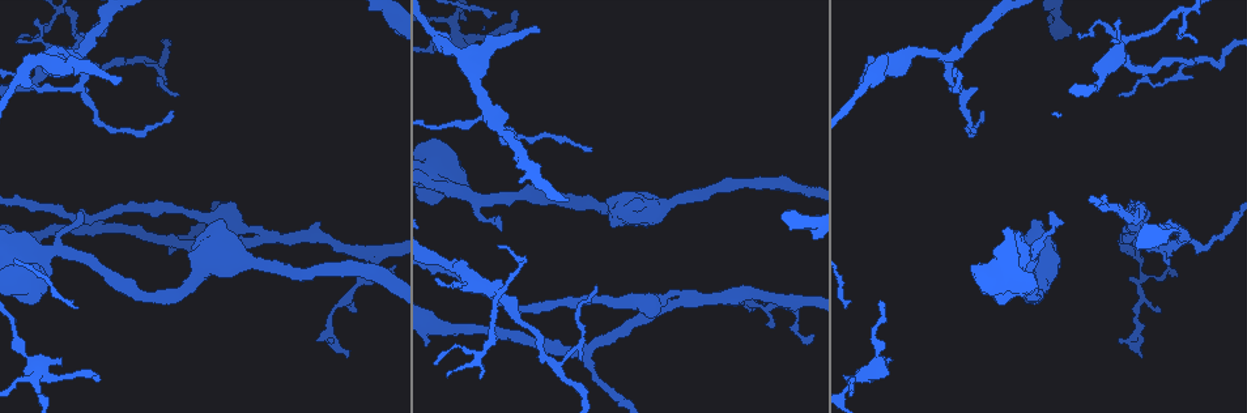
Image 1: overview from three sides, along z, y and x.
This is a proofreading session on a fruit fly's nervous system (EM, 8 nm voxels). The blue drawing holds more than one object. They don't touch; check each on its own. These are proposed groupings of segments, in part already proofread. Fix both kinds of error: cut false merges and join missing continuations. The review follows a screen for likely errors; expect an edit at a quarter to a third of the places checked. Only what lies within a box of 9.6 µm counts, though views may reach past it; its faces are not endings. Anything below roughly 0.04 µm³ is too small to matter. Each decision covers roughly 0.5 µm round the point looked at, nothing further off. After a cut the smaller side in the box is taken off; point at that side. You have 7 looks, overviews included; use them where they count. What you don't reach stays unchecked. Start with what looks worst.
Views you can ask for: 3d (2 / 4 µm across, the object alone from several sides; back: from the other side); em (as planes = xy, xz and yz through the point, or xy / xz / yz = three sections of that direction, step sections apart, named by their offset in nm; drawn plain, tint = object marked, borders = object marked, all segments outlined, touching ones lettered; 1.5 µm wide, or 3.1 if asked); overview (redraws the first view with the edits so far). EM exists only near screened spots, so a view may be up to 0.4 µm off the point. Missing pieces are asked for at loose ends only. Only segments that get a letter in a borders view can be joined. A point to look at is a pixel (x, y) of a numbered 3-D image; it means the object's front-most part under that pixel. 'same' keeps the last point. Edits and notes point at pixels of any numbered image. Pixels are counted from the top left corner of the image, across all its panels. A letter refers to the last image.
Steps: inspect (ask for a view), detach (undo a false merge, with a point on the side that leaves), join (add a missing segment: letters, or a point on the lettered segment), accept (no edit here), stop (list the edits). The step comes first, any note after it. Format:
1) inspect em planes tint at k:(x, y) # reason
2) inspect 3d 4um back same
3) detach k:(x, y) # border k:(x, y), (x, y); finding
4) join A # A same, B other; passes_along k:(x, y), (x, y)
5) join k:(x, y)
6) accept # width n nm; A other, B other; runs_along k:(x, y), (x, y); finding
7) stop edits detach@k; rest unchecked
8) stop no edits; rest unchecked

inspect 3d 2um at 1:(501, 216) # an open end

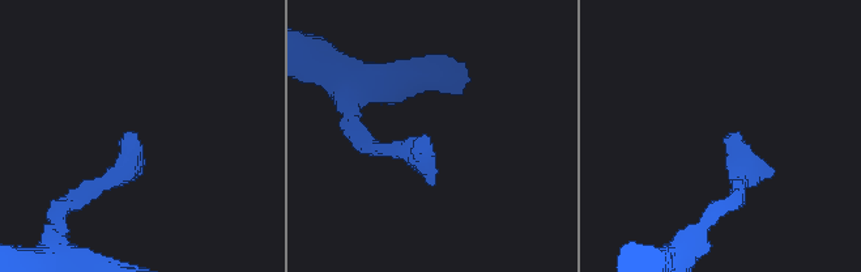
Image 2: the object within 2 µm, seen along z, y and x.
inspect em planes plain at 2:(137, 132)

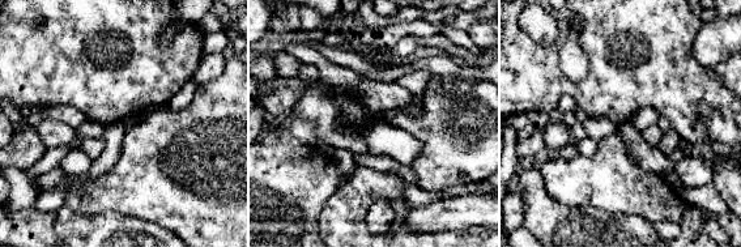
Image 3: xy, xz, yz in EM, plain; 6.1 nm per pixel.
inspect em planes borders same # see the neighbours

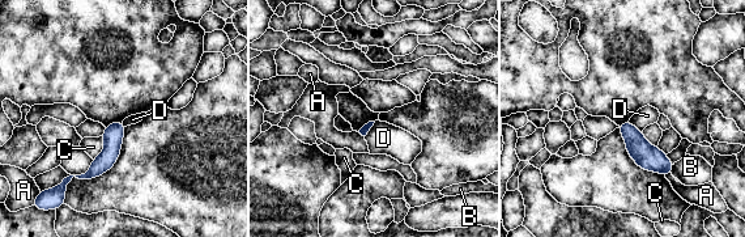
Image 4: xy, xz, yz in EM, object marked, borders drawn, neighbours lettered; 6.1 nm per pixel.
accept # A other, B other, C other, D other; runs_along 4:(119, 125), (110, 155), (88, 176); none of them fits

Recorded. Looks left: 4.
inspect 3d 2um at 1:(1016, 235) # an open end

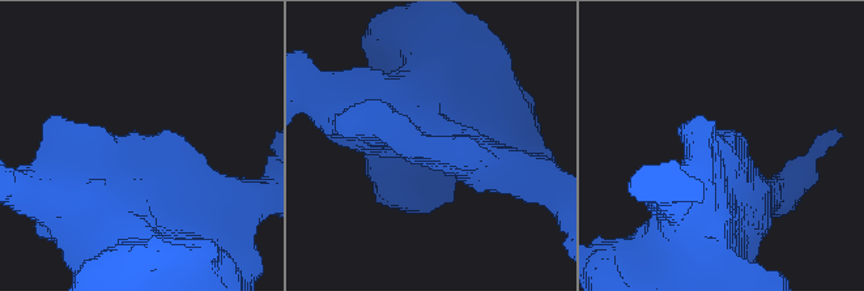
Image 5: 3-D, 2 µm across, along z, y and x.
inspect em planes tint at 5:(128, 135) # shape alone is not enough

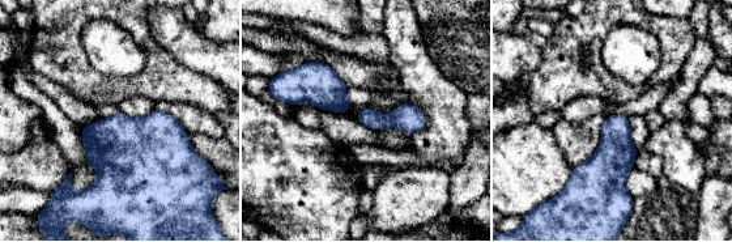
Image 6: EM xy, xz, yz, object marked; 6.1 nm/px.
inspect em planes borders same

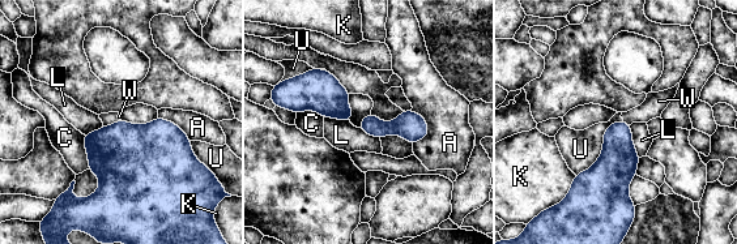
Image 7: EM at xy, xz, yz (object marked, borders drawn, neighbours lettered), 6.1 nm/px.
accept # longest_contact U 460 nm; A other, C other, K other, L other, U other, W other; border 7:(622, 120), (575, 175); no lettered segment goes on from it

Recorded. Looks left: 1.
stop no edits; rest unchecked

